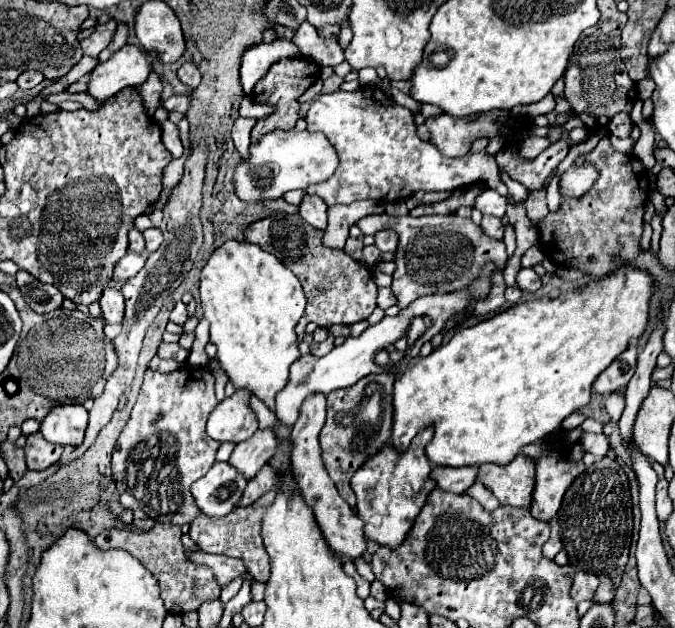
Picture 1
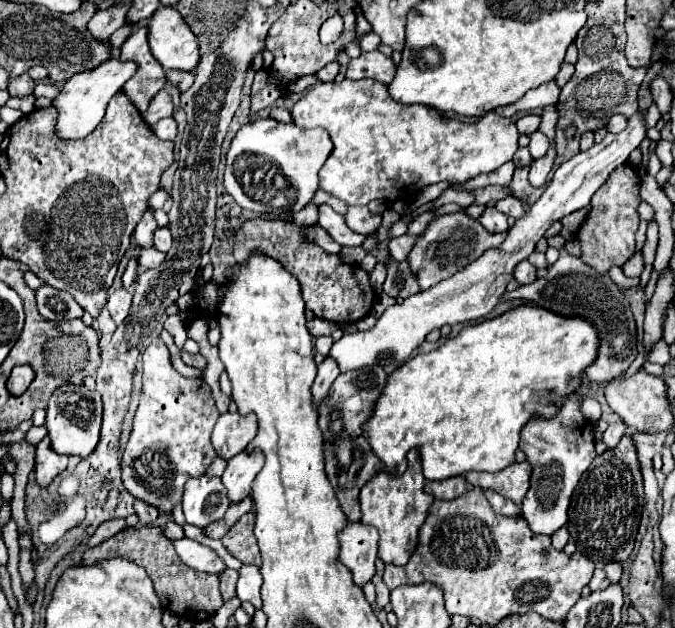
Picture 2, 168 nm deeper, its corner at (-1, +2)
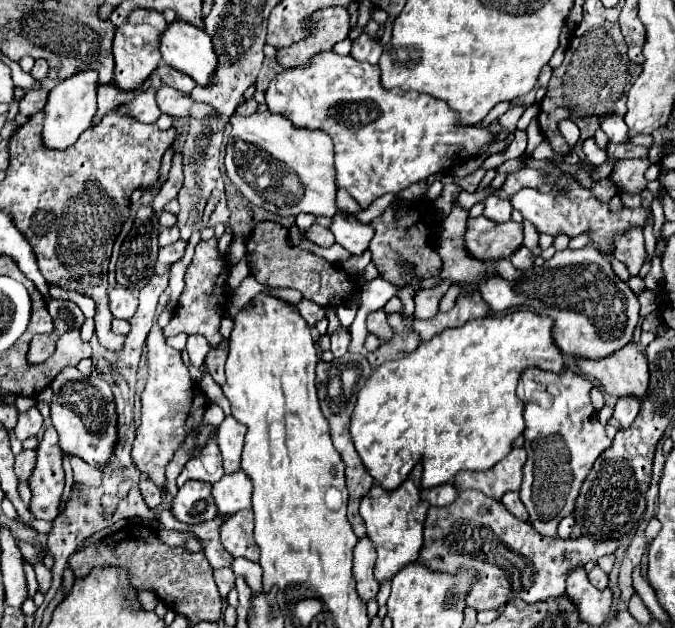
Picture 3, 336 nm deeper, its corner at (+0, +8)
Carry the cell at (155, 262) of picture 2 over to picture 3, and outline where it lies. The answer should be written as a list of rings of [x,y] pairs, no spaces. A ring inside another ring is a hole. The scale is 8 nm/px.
[[[176,241],[176,243],[168,245],[168,247],[160,247],[160,251],[158,251],[158,263],[172,265],[172,263],[180,261],[182,255],[184,255],[184,249],[186,249],[184,241]]]

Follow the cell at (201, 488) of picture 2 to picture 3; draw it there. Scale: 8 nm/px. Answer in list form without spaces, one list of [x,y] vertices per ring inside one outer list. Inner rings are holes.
[[[192,479],[184,483],[172,501],[172,513],[178,521],[188,525],[216,517],[216,501],[212,499],[212,485]]]

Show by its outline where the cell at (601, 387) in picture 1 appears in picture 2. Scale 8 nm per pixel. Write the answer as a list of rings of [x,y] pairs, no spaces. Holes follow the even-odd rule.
[[[556,235],[547,240],[549,246],[559,249],[559,259],[553,267],[549,267],[545,277],[537,277],[529,285],[521,285],[515,291],[503,293],[501,301],[525,299],[543,309],[549,309],[563,317],[583,317],[587,319],[599,335],[599,351],[595,361],[585,369],[585,375],[595,383],[607,383],[613,377],[619,377],[627,371],[627,367],[637,357],[637,339],[635,339],[635,321],[629,307],[627,297],[621,289],[611,281],[607,273],[599,273],[579,257],[573,257],[565,251],[565,239]]]

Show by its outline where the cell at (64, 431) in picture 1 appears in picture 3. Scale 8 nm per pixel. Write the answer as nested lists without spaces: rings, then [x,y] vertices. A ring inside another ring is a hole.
[[[66,367],[52,381],[52,391],[50,419],[64,453],[76,455],[92,467],[104,467],[110,461],[116,443],[116,411],[110,385],[98,377],[84,377],[76,367]]]

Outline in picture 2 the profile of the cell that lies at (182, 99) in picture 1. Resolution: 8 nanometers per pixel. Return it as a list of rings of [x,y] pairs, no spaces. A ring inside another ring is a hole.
[[[161,89],[161,91],[157,93],[157,97],[153,97],[153,99],[149,101],[149,107],[147,107],[147,111],[143,113],[143,119],[145,119],[147,125],[155,125],[159,119],[169,117],[171,113],[173,113],[171,97],[169,97],[169,93],[167,93],[165,89]]]

